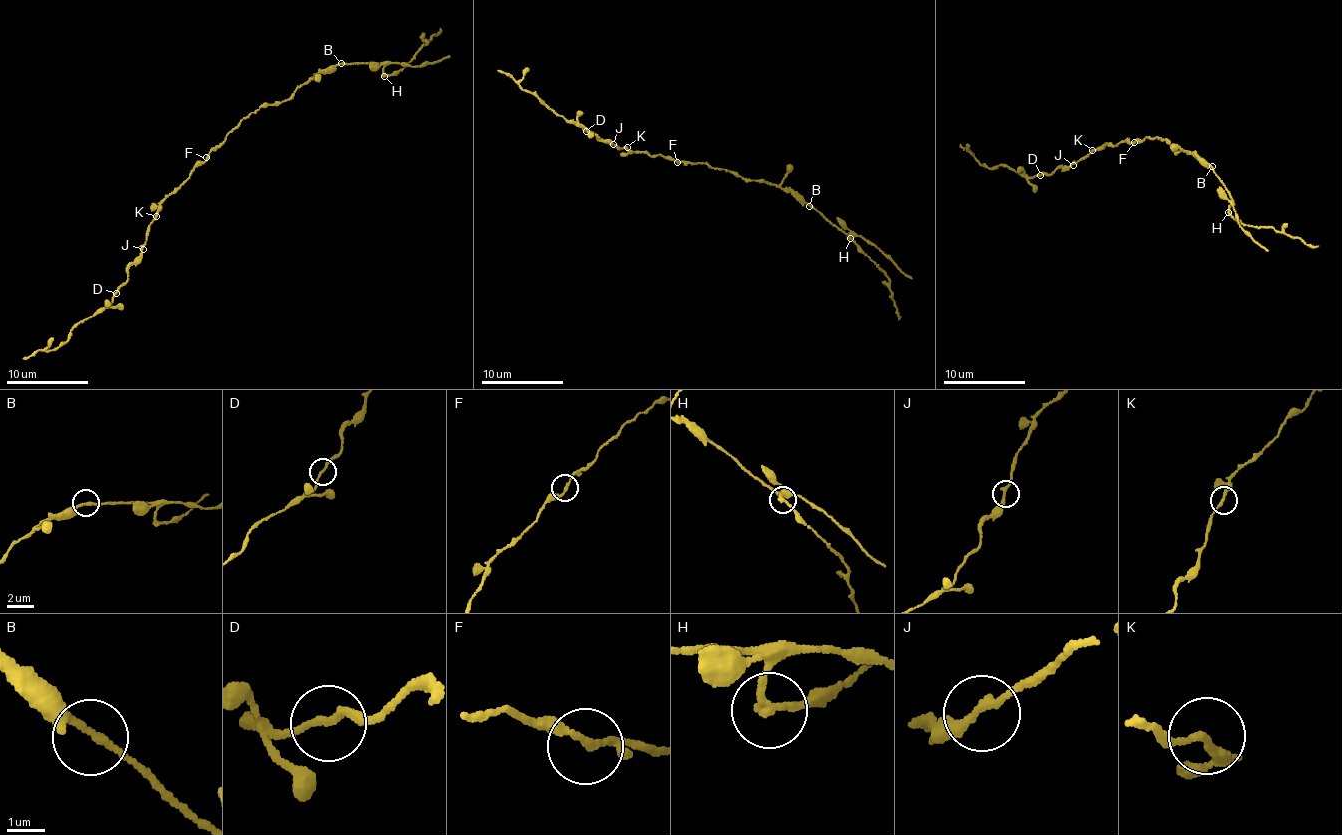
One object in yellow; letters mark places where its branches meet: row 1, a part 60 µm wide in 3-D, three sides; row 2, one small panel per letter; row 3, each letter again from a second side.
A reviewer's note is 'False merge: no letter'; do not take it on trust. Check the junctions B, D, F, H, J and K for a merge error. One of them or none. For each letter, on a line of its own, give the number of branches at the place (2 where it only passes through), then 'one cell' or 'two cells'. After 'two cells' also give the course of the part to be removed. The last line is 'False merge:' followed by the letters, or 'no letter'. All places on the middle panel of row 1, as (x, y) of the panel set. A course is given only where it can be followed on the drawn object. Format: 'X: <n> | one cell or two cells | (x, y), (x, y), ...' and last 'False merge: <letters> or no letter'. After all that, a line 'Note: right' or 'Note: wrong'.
B: 2 | one cell
D: 2 | one cell
F: 2 | one cell
H: 2 | two cells | (850, 238), (885, 275), (899, 320)
J: 2 | one cell
K: 2 | one cell
False merge: H
Note: wrong

